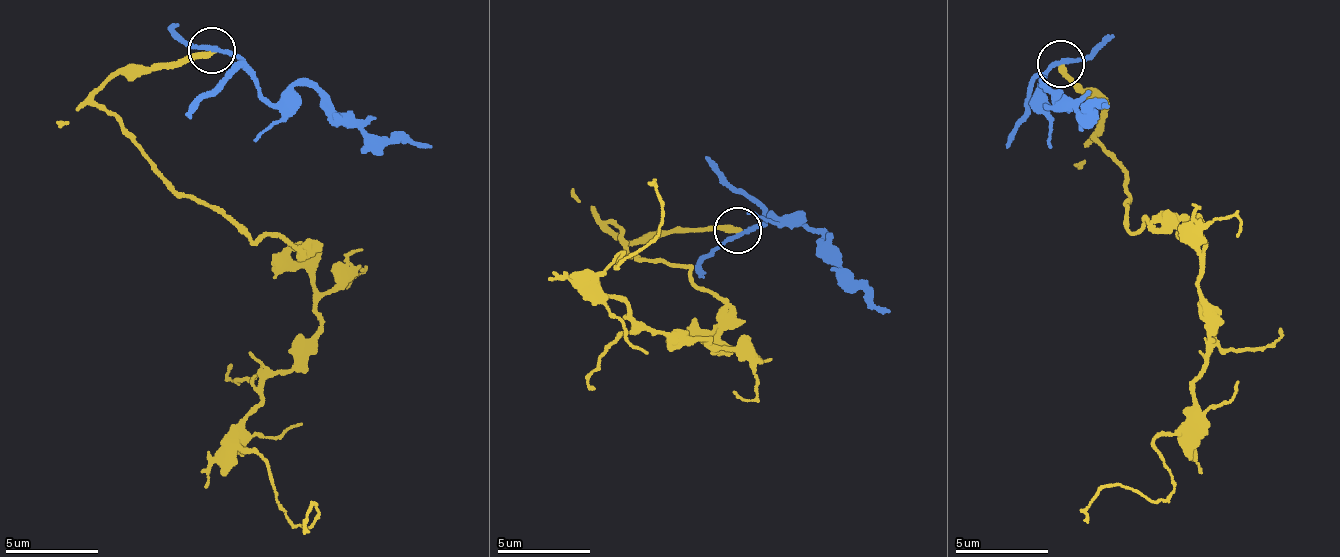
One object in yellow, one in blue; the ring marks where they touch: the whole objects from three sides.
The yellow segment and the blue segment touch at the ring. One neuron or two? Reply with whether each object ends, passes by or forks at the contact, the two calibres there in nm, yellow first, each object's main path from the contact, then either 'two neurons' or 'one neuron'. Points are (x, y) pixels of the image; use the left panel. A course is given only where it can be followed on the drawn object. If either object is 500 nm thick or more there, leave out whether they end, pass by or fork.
yellow ends | blue passes by | 320/220 nm | yellow via (211, 52), (95, 100), (307, 262), (319, 332), (242, 440), (308, 532) | blue via (211, 47), (240, 62), (263, 92), (279, 103), (309, 84), (371, 133), (430, 147) | two neurons

